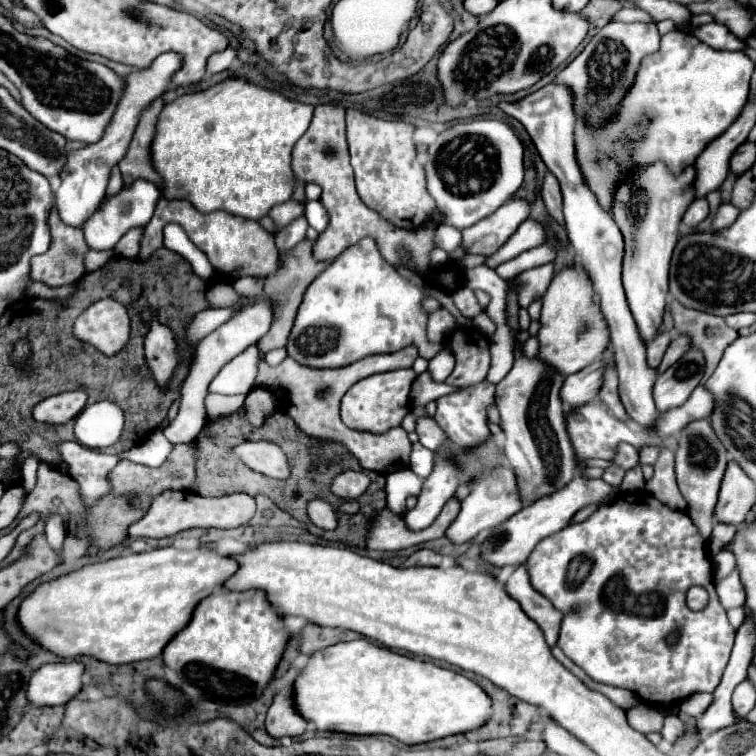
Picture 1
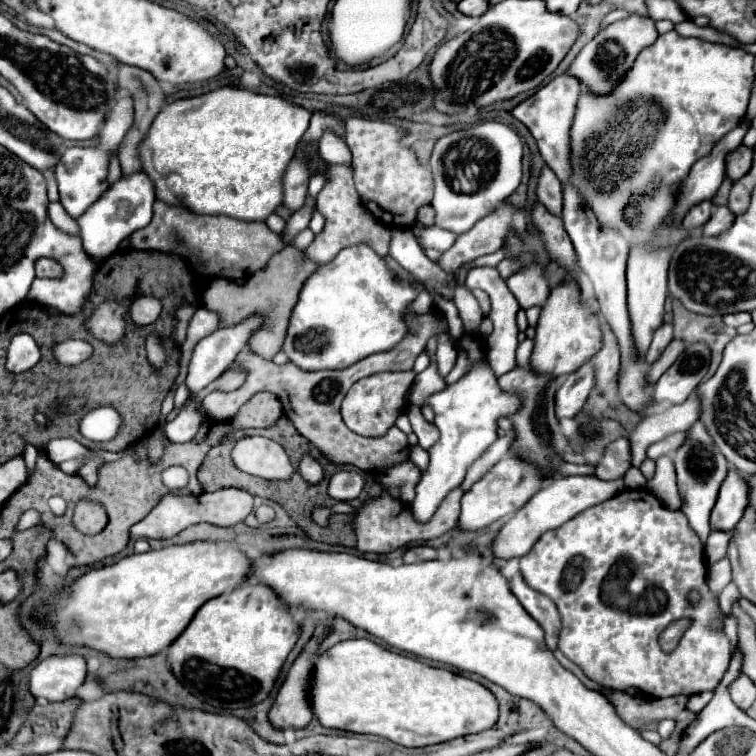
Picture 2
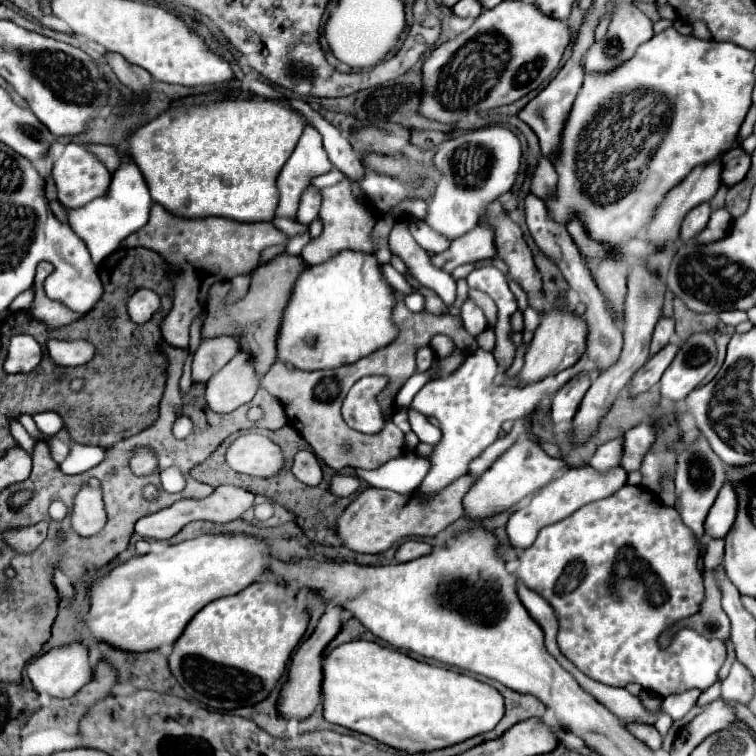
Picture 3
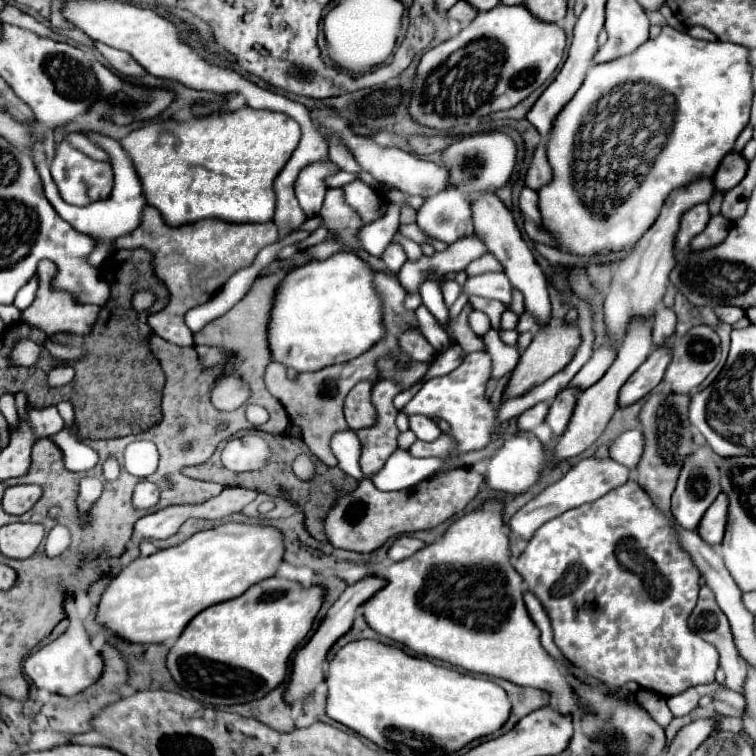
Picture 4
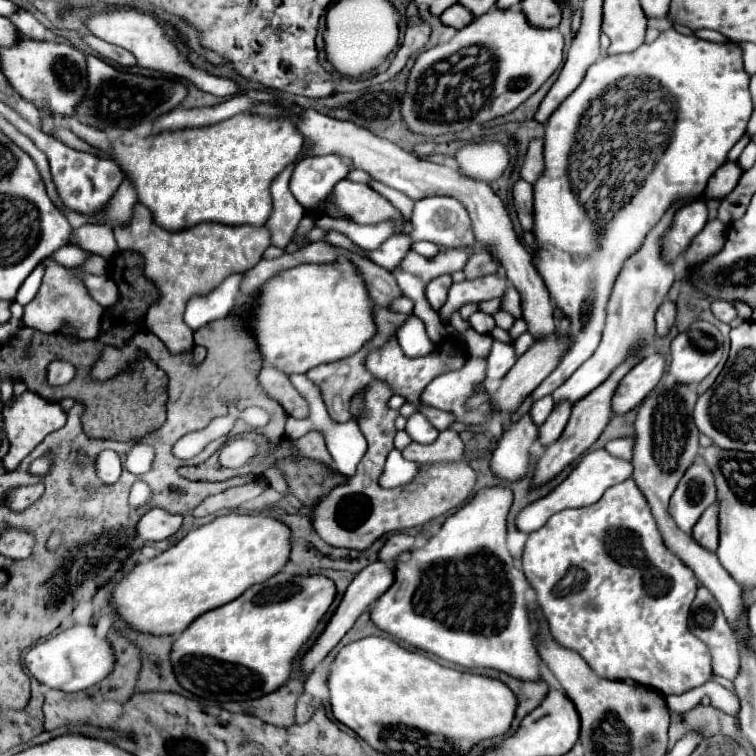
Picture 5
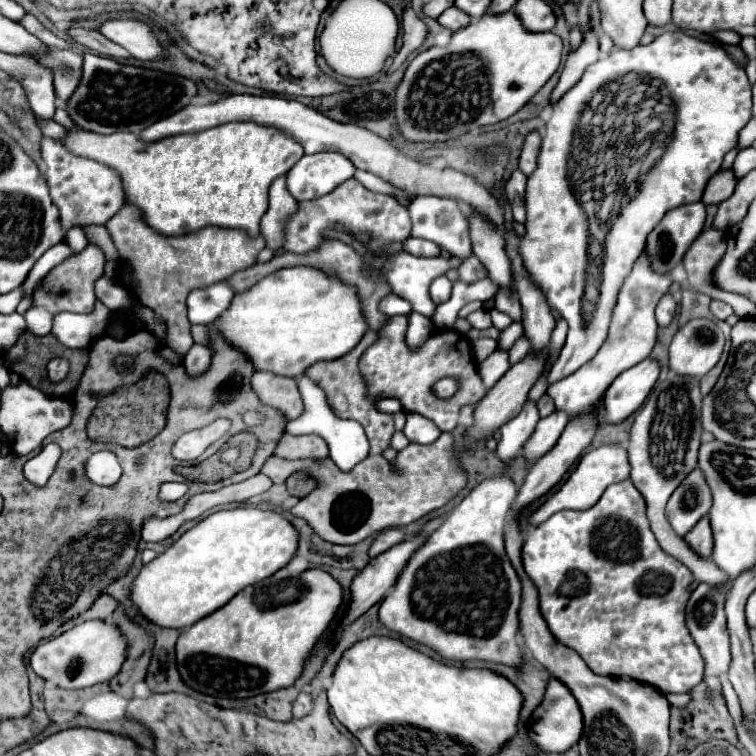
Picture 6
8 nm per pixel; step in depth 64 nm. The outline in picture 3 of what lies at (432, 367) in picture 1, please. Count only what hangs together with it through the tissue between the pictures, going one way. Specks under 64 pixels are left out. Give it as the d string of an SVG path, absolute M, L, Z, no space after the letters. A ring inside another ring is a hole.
M438 334L434 336L434 340L430 342L438 354L438 358L448 358L454 350L456 350L456 344L452 342L450 336L444 336L444 334Z

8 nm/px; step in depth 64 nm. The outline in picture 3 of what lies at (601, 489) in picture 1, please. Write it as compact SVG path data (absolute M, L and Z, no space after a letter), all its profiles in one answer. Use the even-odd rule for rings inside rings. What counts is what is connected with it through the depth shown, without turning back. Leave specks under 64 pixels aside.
M590 466L572 468L570 472L565 472L560 478L552 480L550 484L546 484L546 488L538 490L530 498L528 506L524 506L522 510L516 510L510 516L510 520L506 524L506 536L508 536L510 548L528 548L536 540L536 534L544 526L556 524L556 522L568 518L578 508L582 508L582 506L586 506L590 502L596 502L596 500L602 500L602 498L614 494L624 484L626 484L626 470L624 468L616 468L614 472L606 472L606 474L604 472L594 472L594 468L590 468Z

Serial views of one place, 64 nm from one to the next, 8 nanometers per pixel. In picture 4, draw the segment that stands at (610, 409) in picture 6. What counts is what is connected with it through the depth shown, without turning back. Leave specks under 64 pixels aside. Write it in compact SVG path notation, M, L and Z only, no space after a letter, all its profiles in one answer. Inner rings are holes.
M656 348L648 360L630 376L630 380L622 386L622 392L620 392L620 406L628 406L628 404L634 404L636 400L640 400L642 396L646 396L654 386L660 384L662 376L664 376L664 370L668 368L672 360L672 352L670 348Z

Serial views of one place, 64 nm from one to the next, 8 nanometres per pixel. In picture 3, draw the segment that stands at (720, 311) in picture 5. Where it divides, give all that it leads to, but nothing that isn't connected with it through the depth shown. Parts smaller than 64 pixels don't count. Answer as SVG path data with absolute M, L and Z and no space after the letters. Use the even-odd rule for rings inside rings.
M722 312L720 318L722 318L722 322L728 324L728 326L738 326L740 322L746 322L746 320L748 320L746 312Z

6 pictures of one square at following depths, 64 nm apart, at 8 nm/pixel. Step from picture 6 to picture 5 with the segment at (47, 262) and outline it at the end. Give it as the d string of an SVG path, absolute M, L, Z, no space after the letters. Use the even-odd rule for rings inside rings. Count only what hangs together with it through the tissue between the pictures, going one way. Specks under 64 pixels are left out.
M64 246L64 248L60 248L54 256L50 256L52 260L58 260L60 264L64 264L64 266L72 266L72 268L76 268L76 266L82 266L82 264L78 264L78 262L82 262L82 256L86 256L88 258L88 254L84 252L84 250L80 250L80 248L72 248L72 246ZM40 264L40 268L34 270L34 272L26 278L26 282L22 284L22 288L18 290L18 294L16 294L16 302L18 302L18 304L26 306L28 302L34 300L38 288L40 288L40 282L42 282L42 274L44 274L44 272L42 272L42 264Z

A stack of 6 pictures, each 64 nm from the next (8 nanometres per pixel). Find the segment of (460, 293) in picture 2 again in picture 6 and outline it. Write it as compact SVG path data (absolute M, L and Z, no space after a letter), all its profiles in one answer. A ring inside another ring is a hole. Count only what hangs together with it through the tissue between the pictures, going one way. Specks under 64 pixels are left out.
M476 310L476 312L472 312L472 314L468 316L468 322L470 322L474 328L478 328L478 330L486 330L486 328L492 326L492 320L490 320L488 310Z

